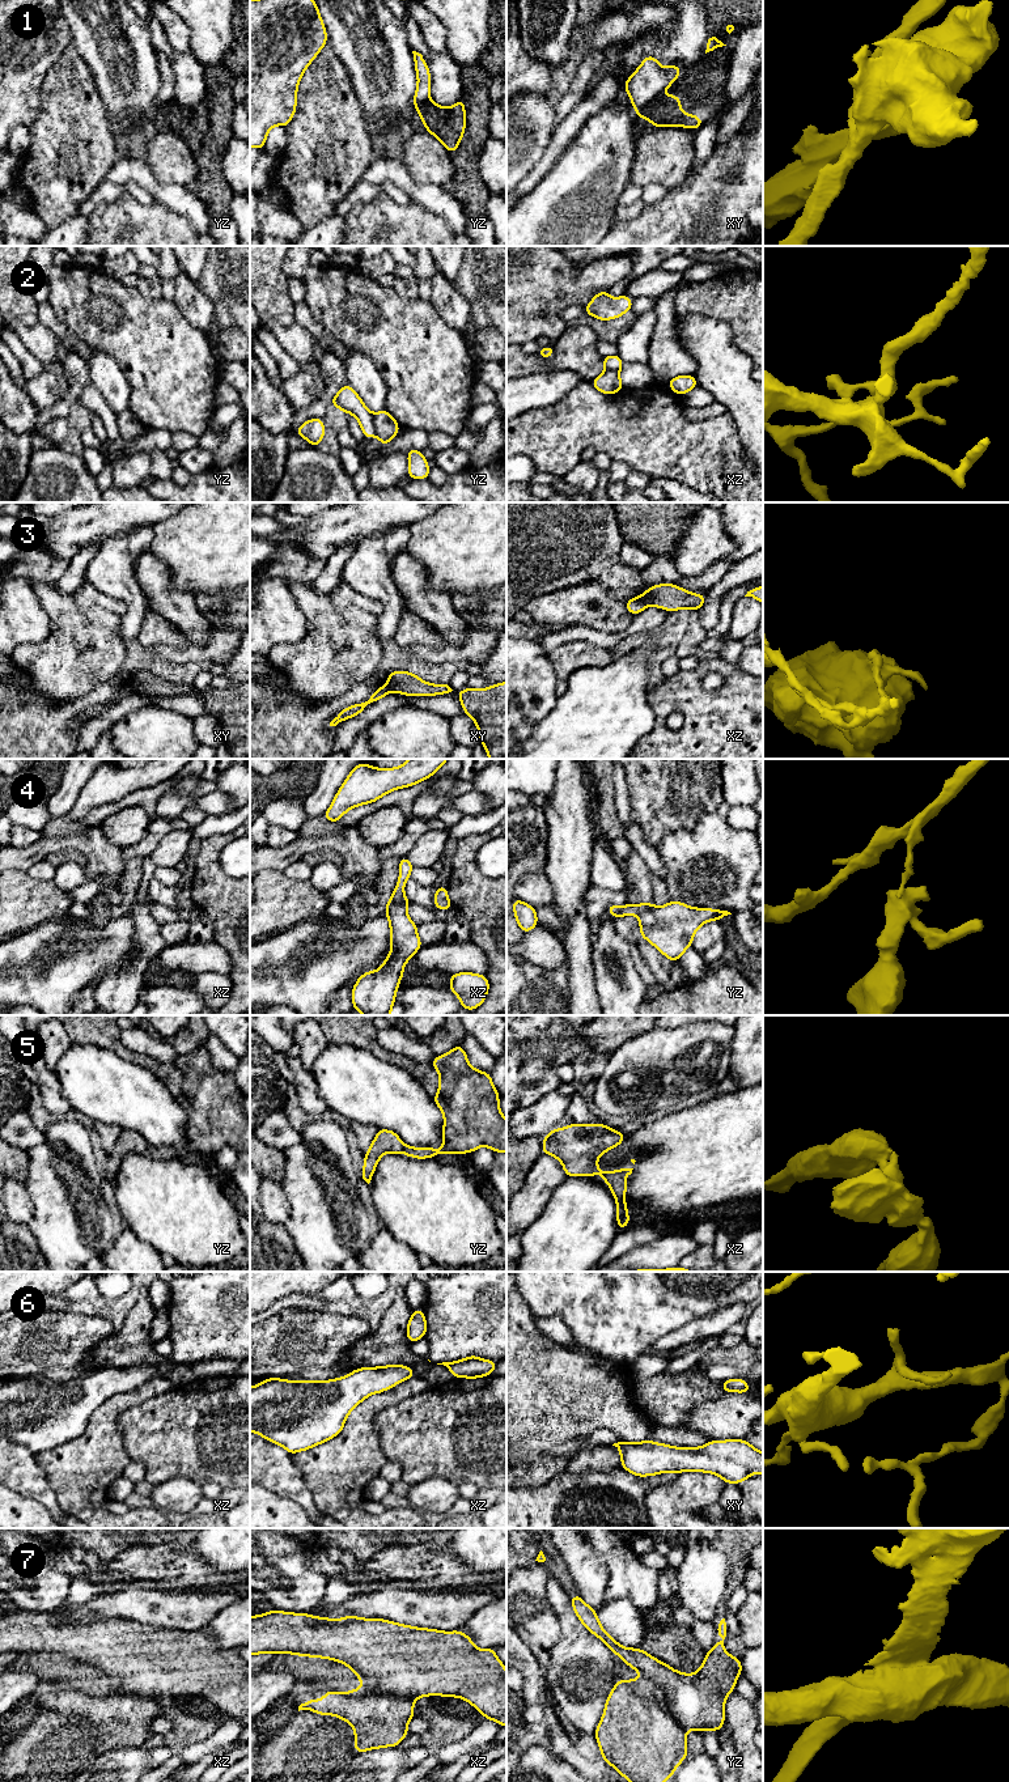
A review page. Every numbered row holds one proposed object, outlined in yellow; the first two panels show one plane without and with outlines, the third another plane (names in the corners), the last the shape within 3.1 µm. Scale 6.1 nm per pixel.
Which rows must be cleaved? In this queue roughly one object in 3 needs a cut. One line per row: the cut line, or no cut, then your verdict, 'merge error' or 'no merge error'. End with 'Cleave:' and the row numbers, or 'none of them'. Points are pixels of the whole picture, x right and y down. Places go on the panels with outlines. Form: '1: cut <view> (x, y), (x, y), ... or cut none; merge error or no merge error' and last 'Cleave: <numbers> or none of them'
1: cut xy (660, 93), (641, 109), (636, 110); merge error
2: cut yz (372, 415), (377, 435); merge error
3: cut xz (644, 594), (648, 603); merge error
4: cut yz (653, 906), (637, 915); merge error
5: cut none; no merge error
6: cut none; no merge error
7: cut yz (641, 1674), (648, 1674), (666, 1692), (666, 1705), (686, 1730); merge error
Cleave: 1, 2, 3, 4, 7

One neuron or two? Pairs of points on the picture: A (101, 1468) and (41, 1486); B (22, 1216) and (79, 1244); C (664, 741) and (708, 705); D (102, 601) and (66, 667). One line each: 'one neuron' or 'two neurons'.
A: two neurons
B: two neurons
C: one neuron
D: two neurons

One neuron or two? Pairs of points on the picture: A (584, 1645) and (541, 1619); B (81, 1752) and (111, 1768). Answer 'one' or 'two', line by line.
A: two
B: two

